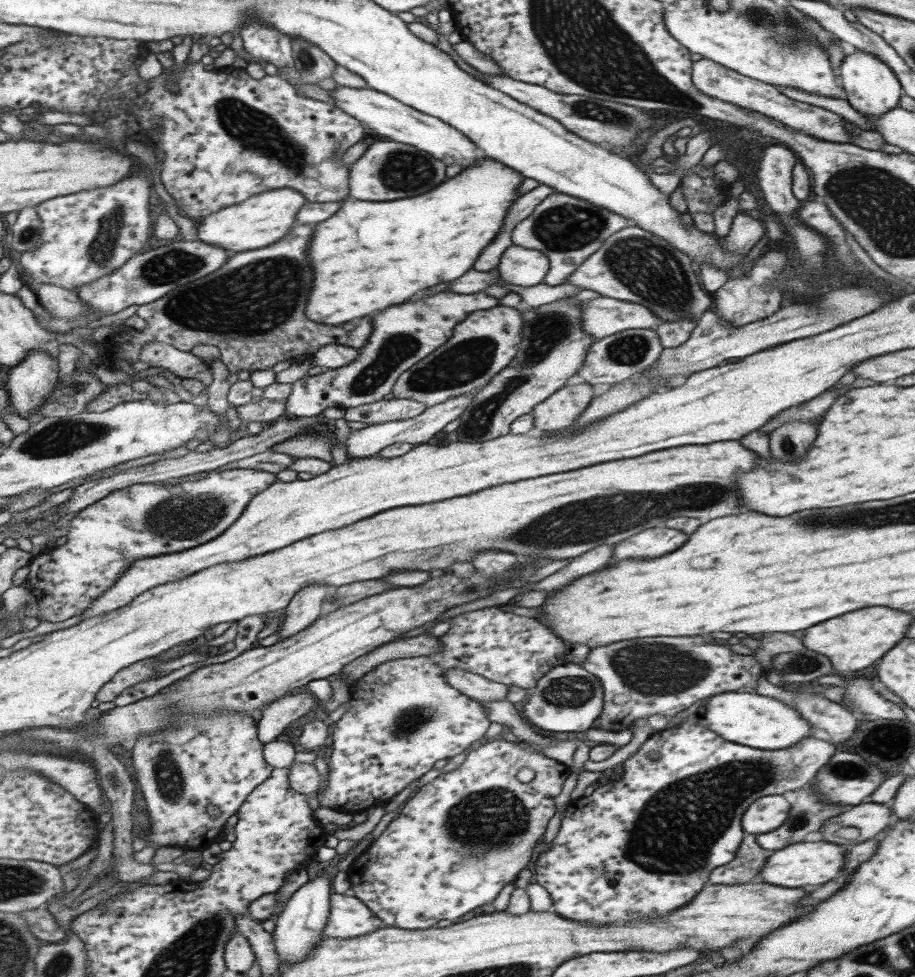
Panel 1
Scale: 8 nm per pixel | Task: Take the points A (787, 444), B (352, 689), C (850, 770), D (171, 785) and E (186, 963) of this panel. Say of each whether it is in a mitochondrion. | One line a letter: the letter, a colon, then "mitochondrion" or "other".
A: mitochondrion
B: other
C: mitochondrion
D: mitochondrion
E: mitochondrion

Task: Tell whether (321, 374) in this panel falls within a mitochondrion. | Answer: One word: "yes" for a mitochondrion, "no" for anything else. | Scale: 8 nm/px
no

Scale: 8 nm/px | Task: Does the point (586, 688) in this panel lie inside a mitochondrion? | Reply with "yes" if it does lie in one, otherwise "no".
yes

